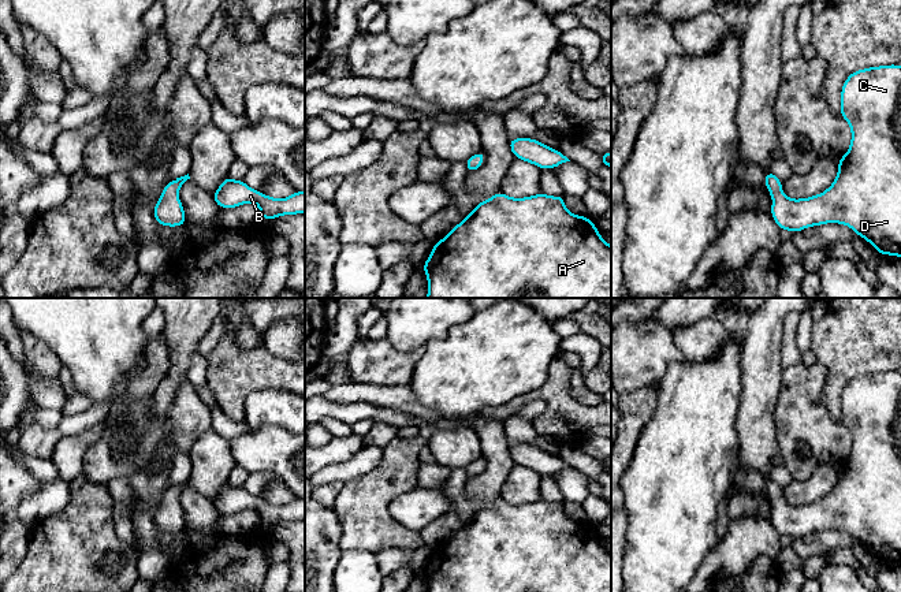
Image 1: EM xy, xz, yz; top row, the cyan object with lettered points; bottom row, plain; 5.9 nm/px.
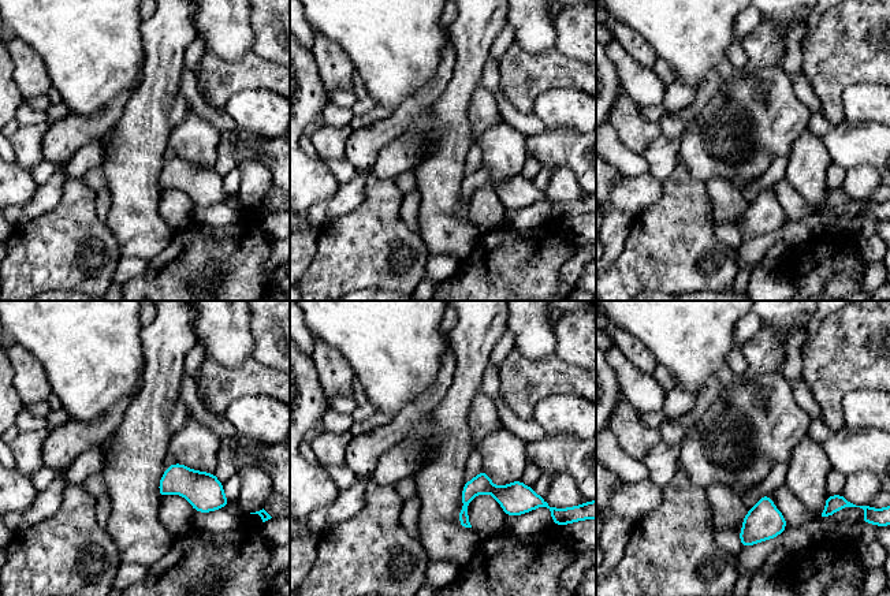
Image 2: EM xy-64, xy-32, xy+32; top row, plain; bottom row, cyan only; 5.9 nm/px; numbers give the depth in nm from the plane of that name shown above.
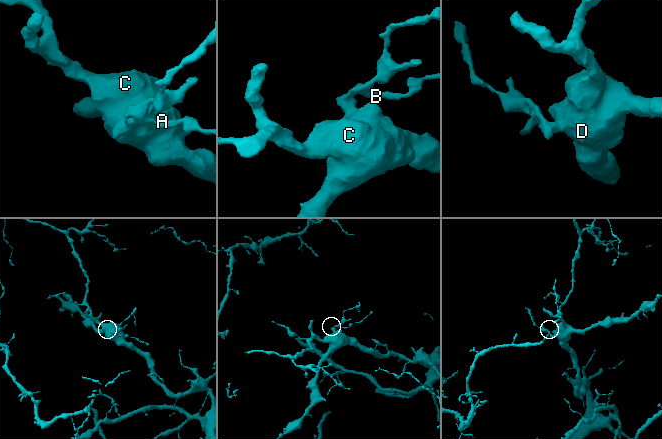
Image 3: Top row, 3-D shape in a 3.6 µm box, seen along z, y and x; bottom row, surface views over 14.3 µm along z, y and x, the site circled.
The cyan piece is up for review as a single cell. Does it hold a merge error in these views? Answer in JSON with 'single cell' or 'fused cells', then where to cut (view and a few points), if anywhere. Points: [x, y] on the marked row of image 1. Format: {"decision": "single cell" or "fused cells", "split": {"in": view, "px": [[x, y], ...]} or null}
{"decision": "single cell", "split": null}

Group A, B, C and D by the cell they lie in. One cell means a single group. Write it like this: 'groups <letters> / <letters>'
groups A B C D

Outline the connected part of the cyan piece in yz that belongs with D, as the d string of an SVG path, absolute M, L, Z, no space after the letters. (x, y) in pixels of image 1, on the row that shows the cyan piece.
M901 66L870 67L852 72L842 85L841 116L852 129L852 141L848 153L839 157L834 183L819 196L790 200L781 191L782 182L777 175L766 172L764 183L774 198L771 216L781 230L792 232L826 223L846 224L878 253L901 257Z

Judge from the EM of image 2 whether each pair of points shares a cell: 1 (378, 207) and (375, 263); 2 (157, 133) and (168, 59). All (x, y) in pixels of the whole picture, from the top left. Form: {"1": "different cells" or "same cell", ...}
{"1": "same cell", "2": "same cell"}

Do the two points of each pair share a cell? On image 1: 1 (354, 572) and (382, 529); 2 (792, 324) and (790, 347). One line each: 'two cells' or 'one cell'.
1: two cells
2: one cell

